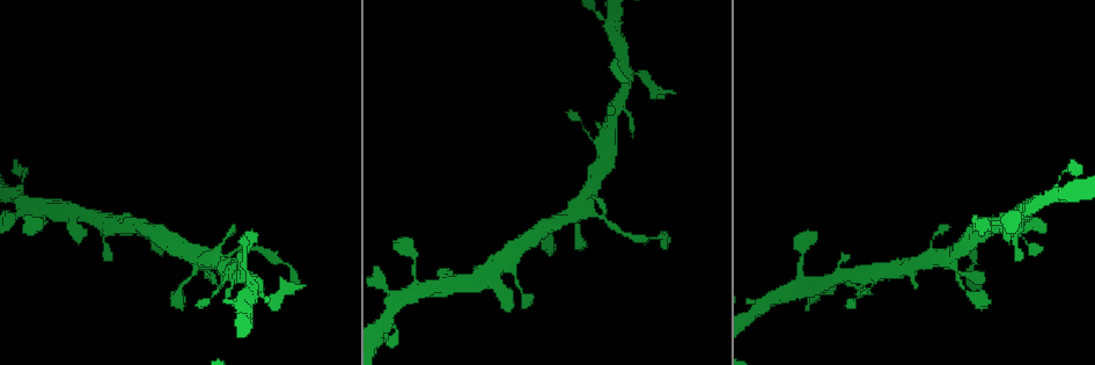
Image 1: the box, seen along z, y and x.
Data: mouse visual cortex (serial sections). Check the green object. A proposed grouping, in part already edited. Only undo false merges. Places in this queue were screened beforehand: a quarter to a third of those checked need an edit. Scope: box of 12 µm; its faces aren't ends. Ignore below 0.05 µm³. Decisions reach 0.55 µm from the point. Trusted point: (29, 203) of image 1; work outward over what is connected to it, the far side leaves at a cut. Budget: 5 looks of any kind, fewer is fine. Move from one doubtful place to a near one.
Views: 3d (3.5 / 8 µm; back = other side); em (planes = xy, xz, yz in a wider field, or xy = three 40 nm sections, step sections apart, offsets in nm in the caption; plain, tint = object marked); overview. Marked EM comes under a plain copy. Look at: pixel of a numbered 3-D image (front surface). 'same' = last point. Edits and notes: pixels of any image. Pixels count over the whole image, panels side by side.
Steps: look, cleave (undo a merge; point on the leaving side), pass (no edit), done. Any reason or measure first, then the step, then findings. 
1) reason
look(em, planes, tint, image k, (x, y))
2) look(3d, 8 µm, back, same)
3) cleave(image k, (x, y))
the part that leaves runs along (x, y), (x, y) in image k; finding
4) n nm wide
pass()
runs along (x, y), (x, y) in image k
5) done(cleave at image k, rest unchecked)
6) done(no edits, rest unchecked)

abrupt turn
look(3d, 8 µm, image 1, (395, 324))

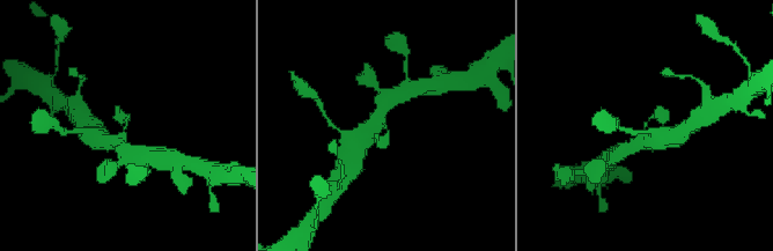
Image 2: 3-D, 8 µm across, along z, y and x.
arms of 250, 400 nm; shape alone is not enough
look(em, xy, step 1, tint, image 2, (644, 127))

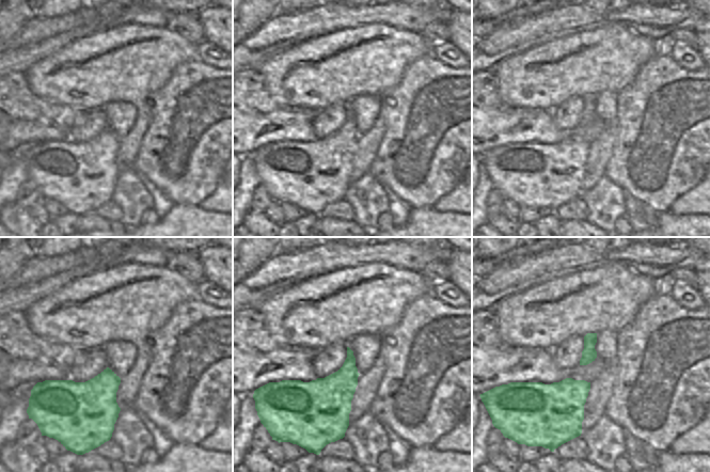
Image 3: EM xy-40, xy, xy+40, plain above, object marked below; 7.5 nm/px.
pass()
runs along (123, 148), (129, 117), (118, 113) in image 2; all the same cell

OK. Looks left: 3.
look(3d, 8 µm, back, image 1, (230, 253))

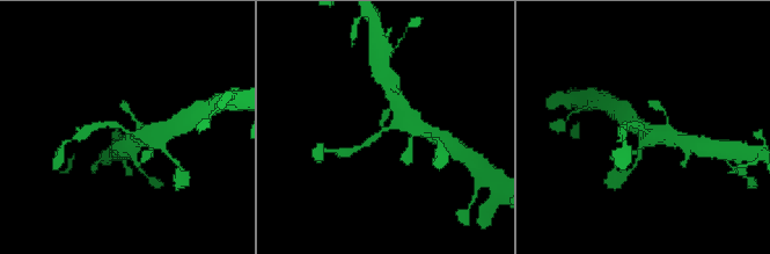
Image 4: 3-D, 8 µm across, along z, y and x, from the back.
arms of 200, 600 nm; need the tissue
look(em, xy, step 3, tint, image 4, (385, 131))

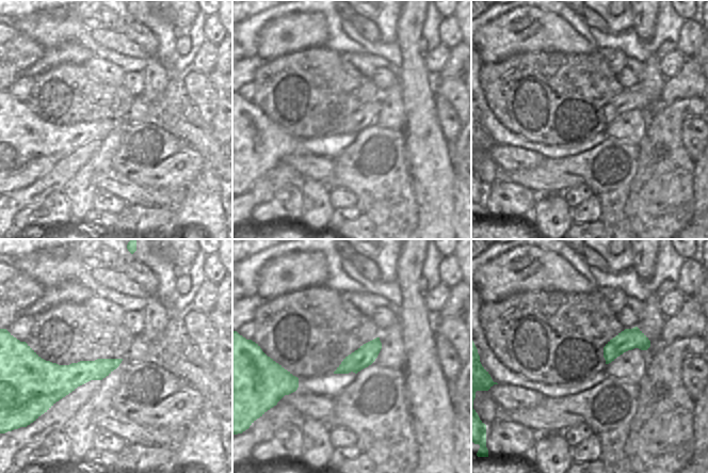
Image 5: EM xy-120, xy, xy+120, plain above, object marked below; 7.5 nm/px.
pass()
runs along (410, 123), (406, 117), (358, 149) in image 4; one cell here

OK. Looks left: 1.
done(no edits, rest unchecked)

